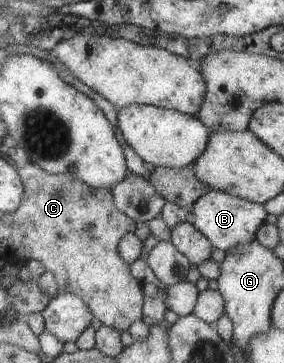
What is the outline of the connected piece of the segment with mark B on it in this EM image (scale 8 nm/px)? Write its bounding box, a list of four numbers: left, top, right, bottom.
[192,189,267,252]

